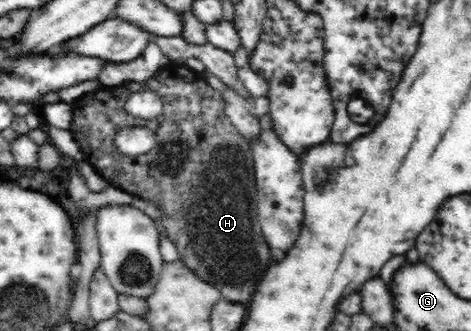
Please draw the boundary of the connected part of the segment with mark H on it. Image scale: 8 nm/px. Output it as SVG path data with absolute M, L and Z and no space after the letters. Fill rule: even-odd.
M171 59L157 69L147 81L124 82L120 86L103 86L87 93L71 103L75 119L87 119L83 127L71 127L70 132L77 141L83 159L103 175L108 176L111 192L121 190L151 201L153 205L167 211L163 221L168 236L177 247L180 260L192 269L197 277L221 292L223 300L245 303L252 299L265 269L271 263L271 249L264 238L257 211L258 191L253 171L253 158L247 140L238 132L225 114L225 101L222 94L211 87L202 75L191 69L185 61ZM151 91L162 100L161 116L152 120L133 118L127 114L124 104L133 93ZM124 127L146 127L157 133L155 151L148 155L128 155L117 153L114 135Z

